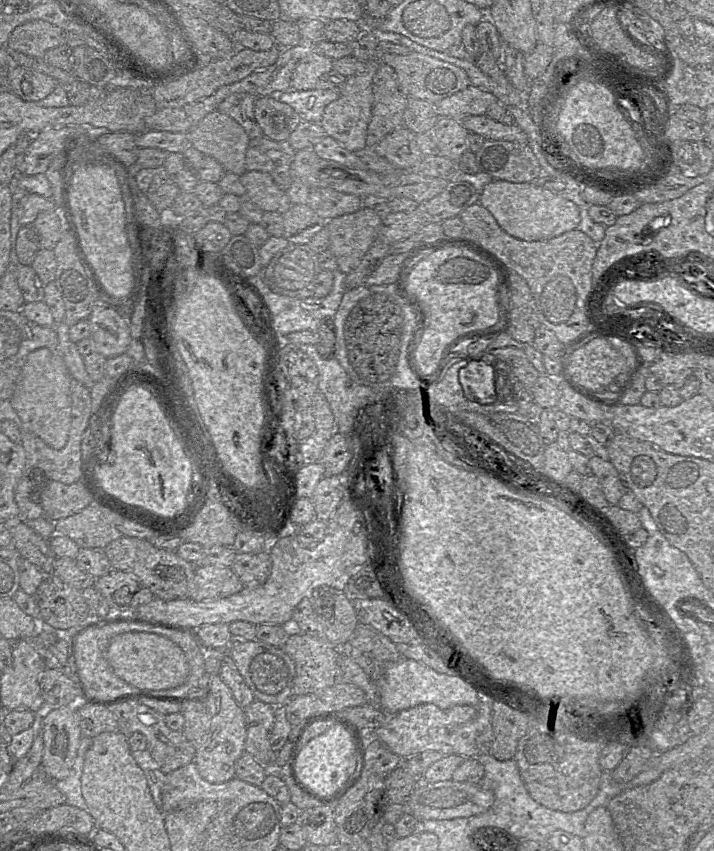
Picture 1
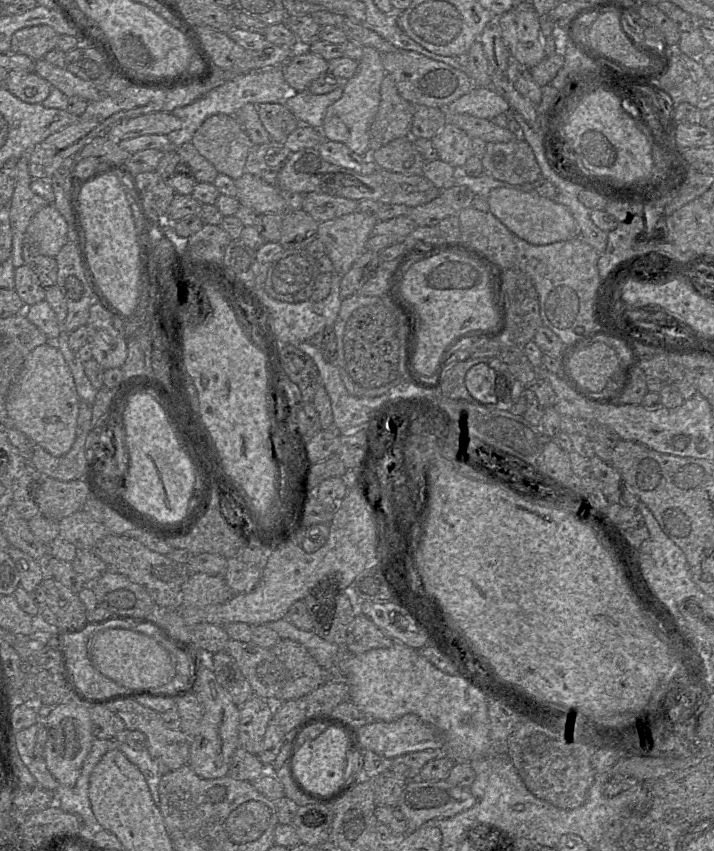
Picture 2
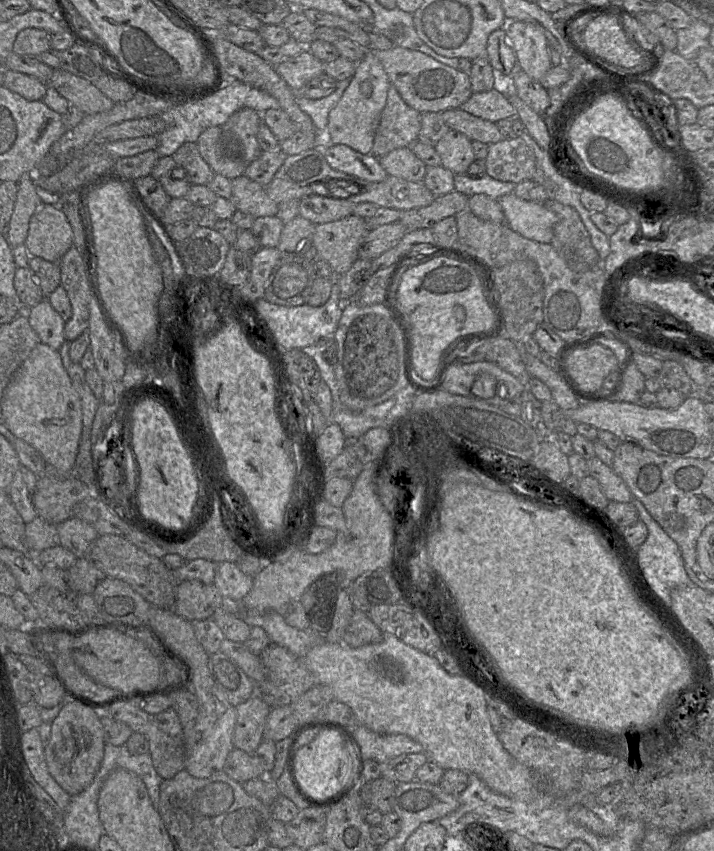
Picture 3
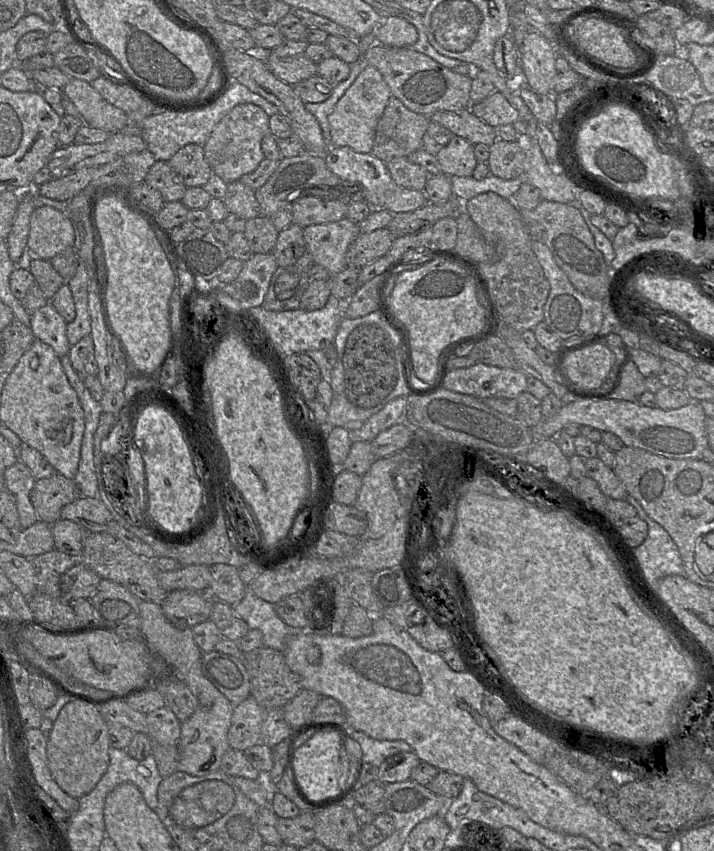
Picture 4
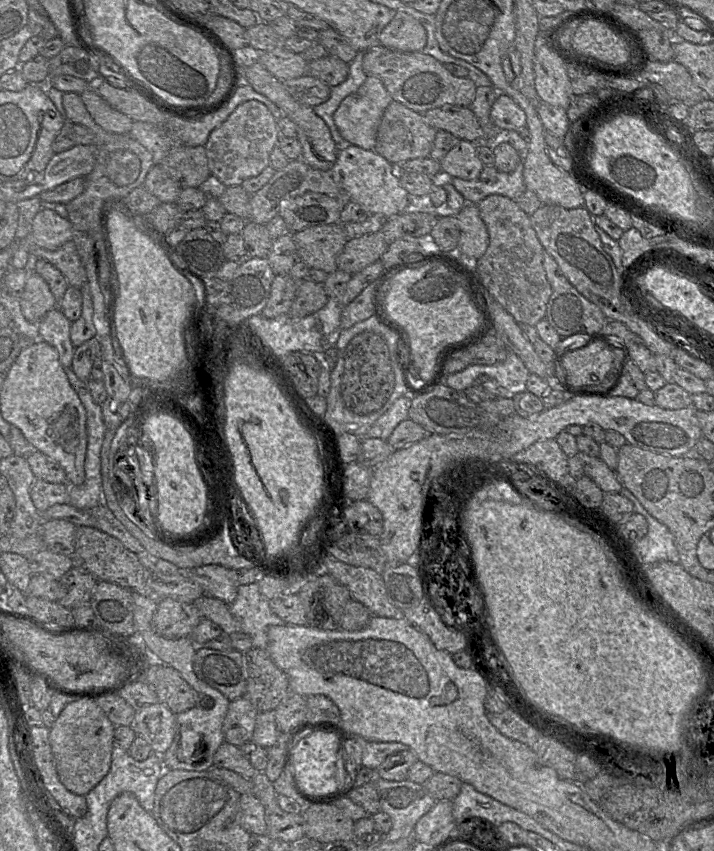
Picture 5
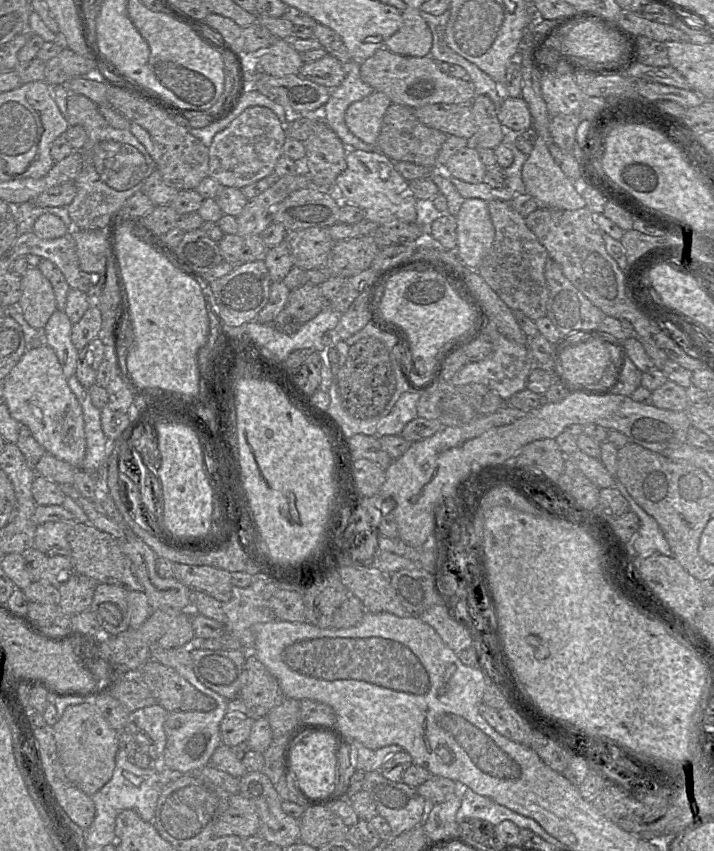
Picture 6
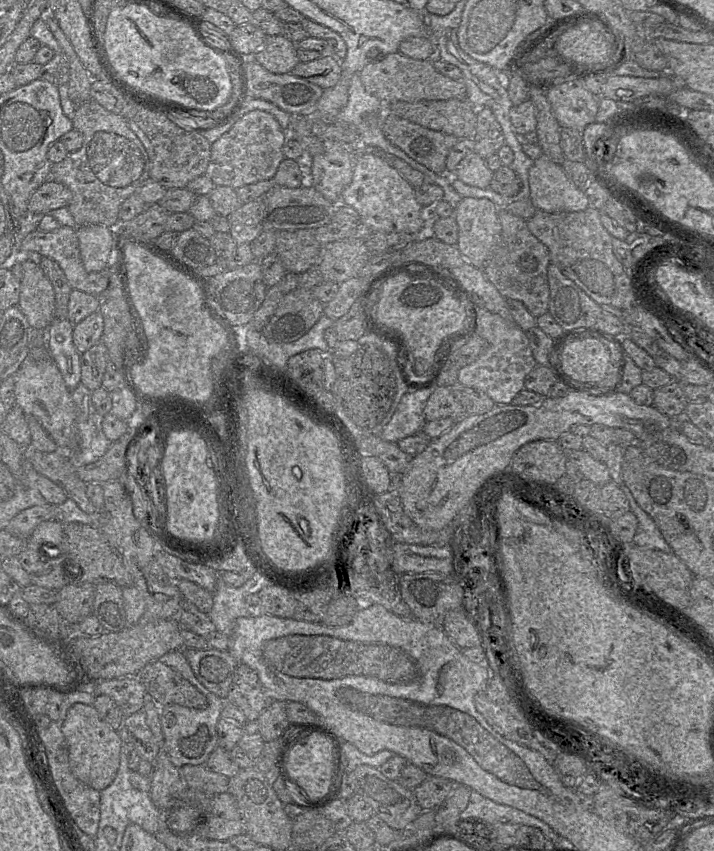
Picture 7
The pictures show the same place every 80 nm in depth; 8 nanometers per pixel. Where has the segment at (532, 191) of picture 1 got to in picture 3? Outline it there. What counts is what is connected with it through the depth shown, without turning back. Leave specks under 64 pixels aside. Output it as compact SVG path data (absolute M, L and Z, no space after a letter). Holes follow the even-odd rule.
M513 193L498 198L507 225L521 236L540 243L551 243L557 215L543 203L523 200Z

